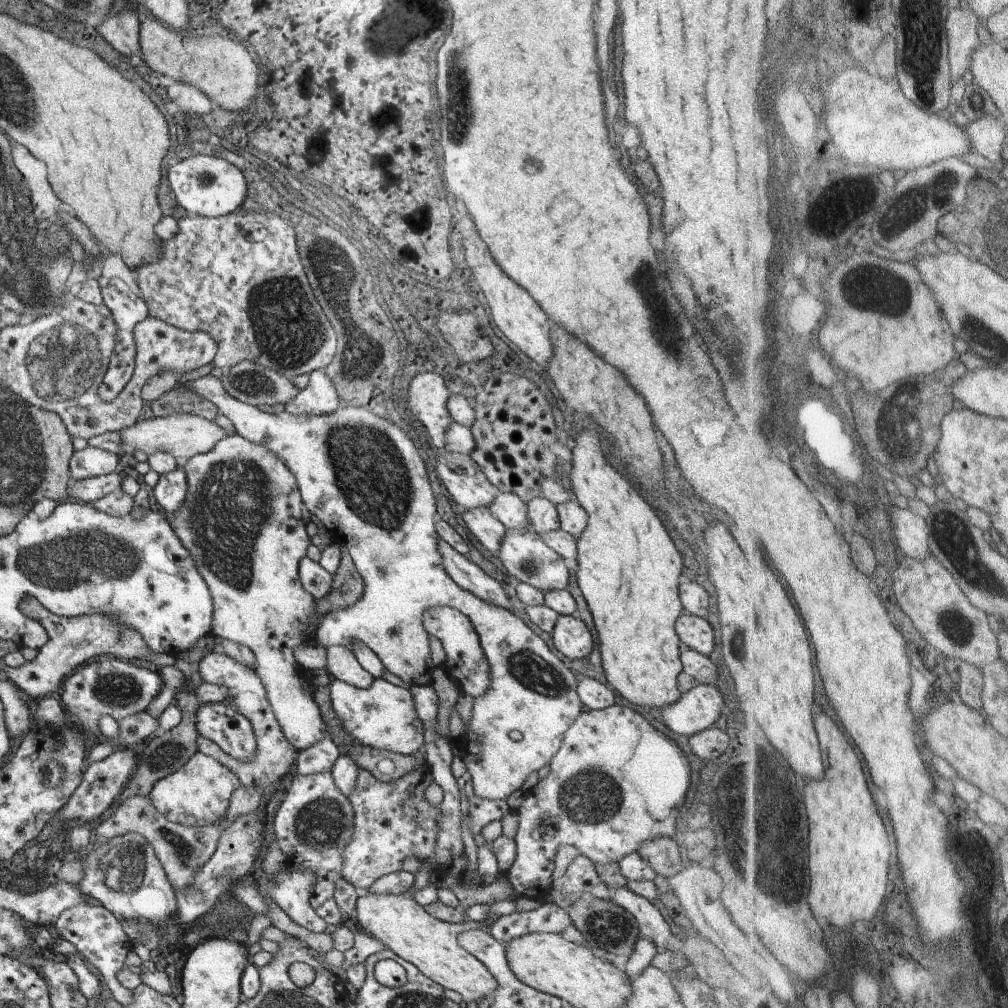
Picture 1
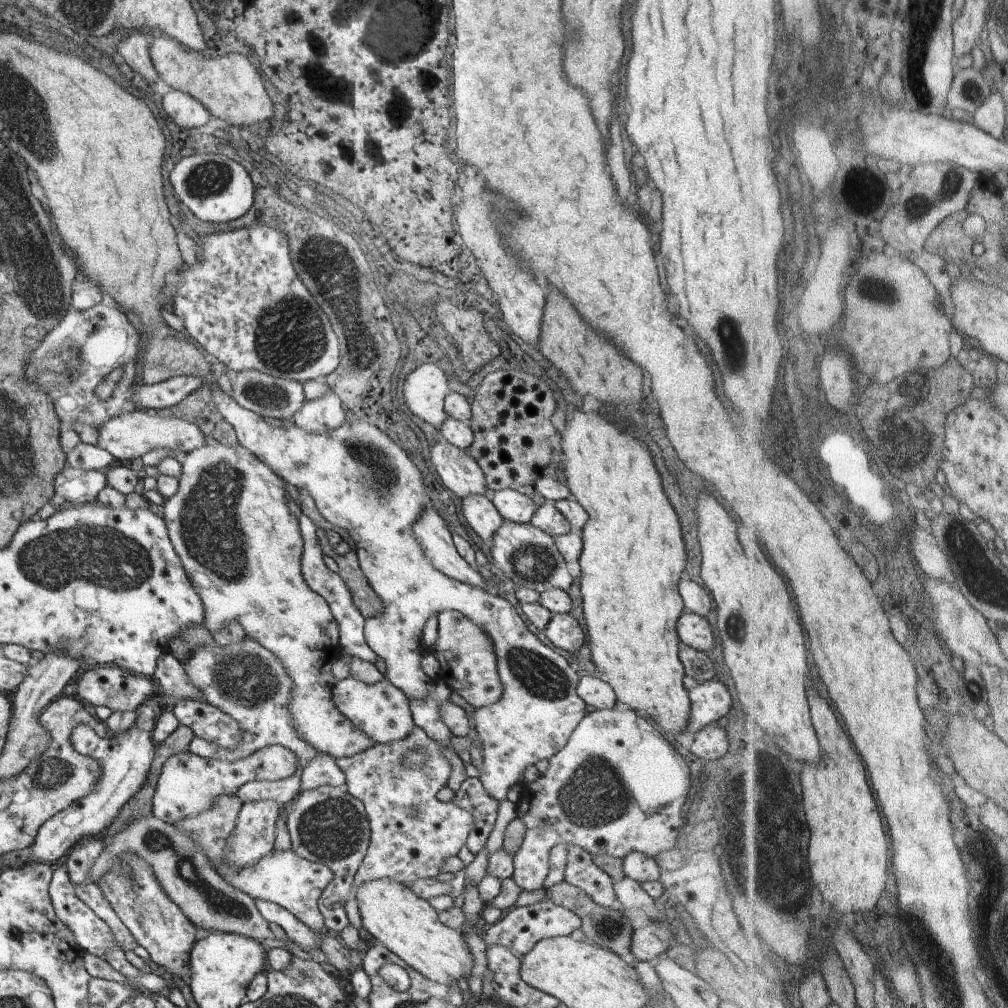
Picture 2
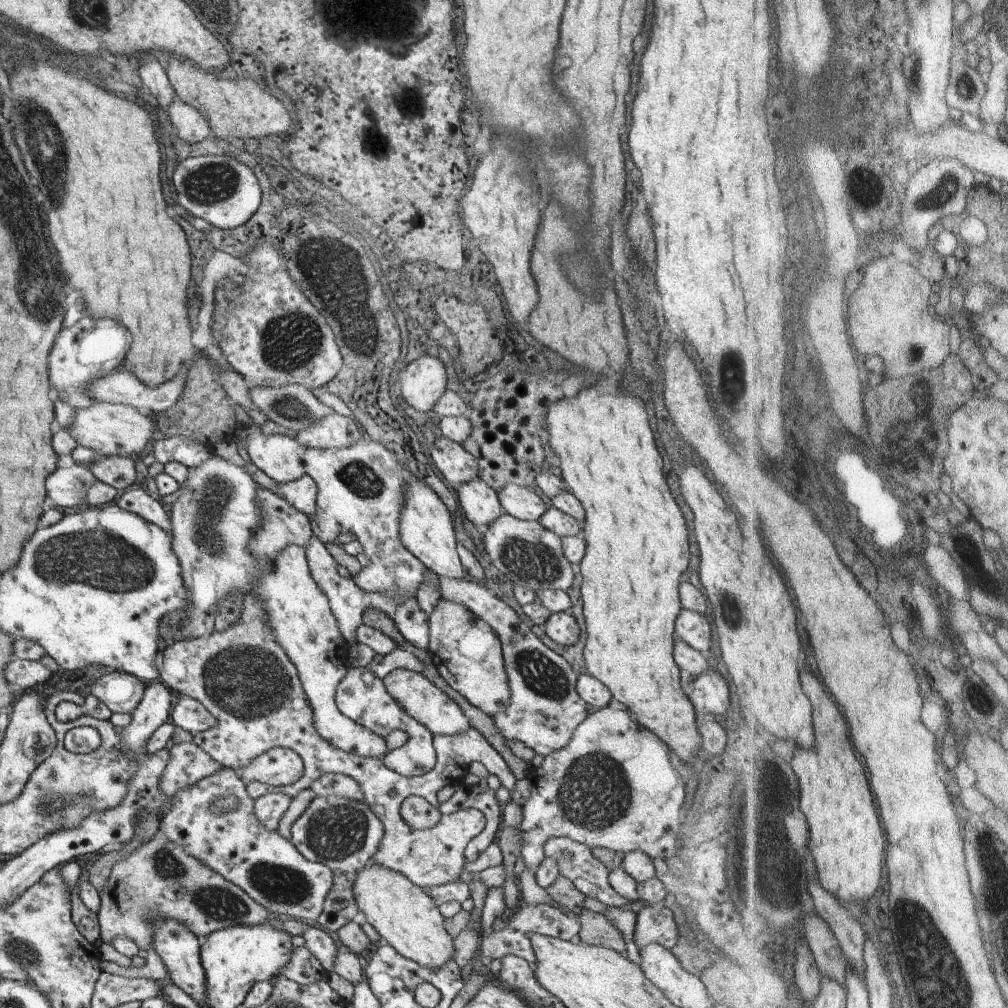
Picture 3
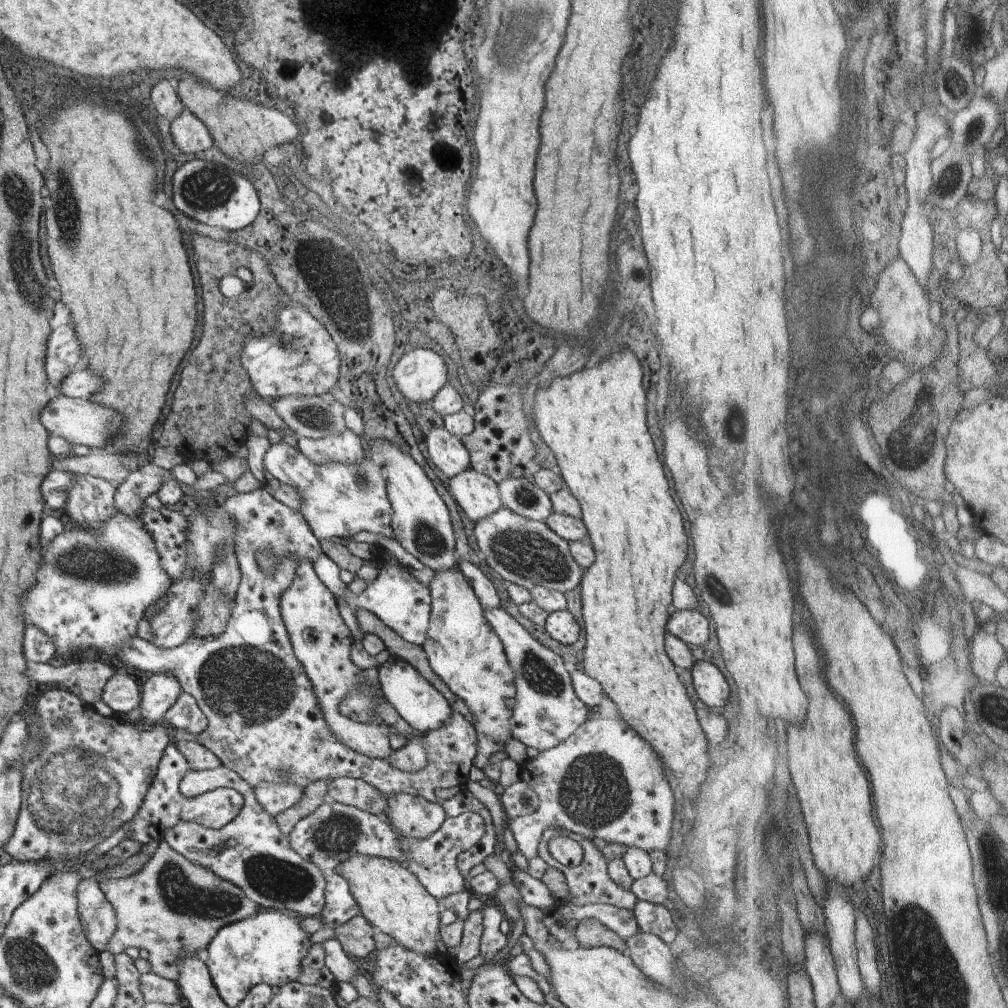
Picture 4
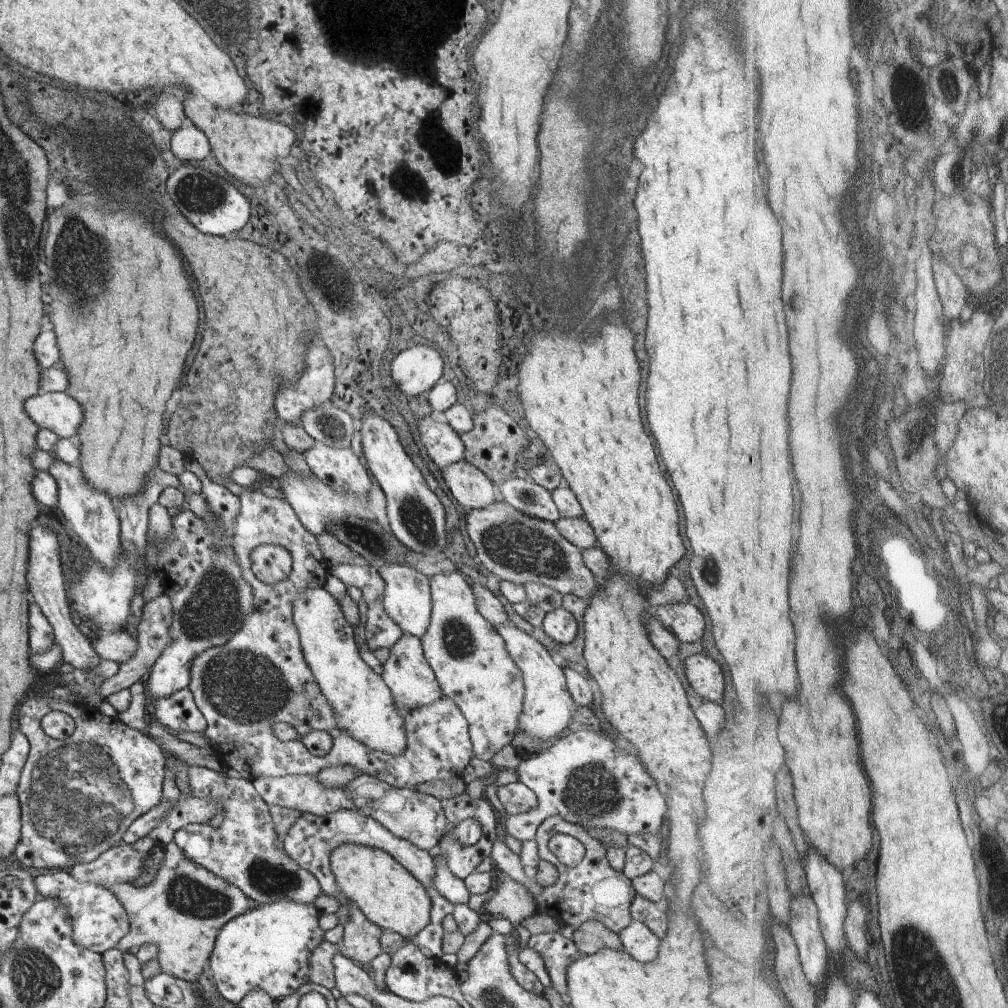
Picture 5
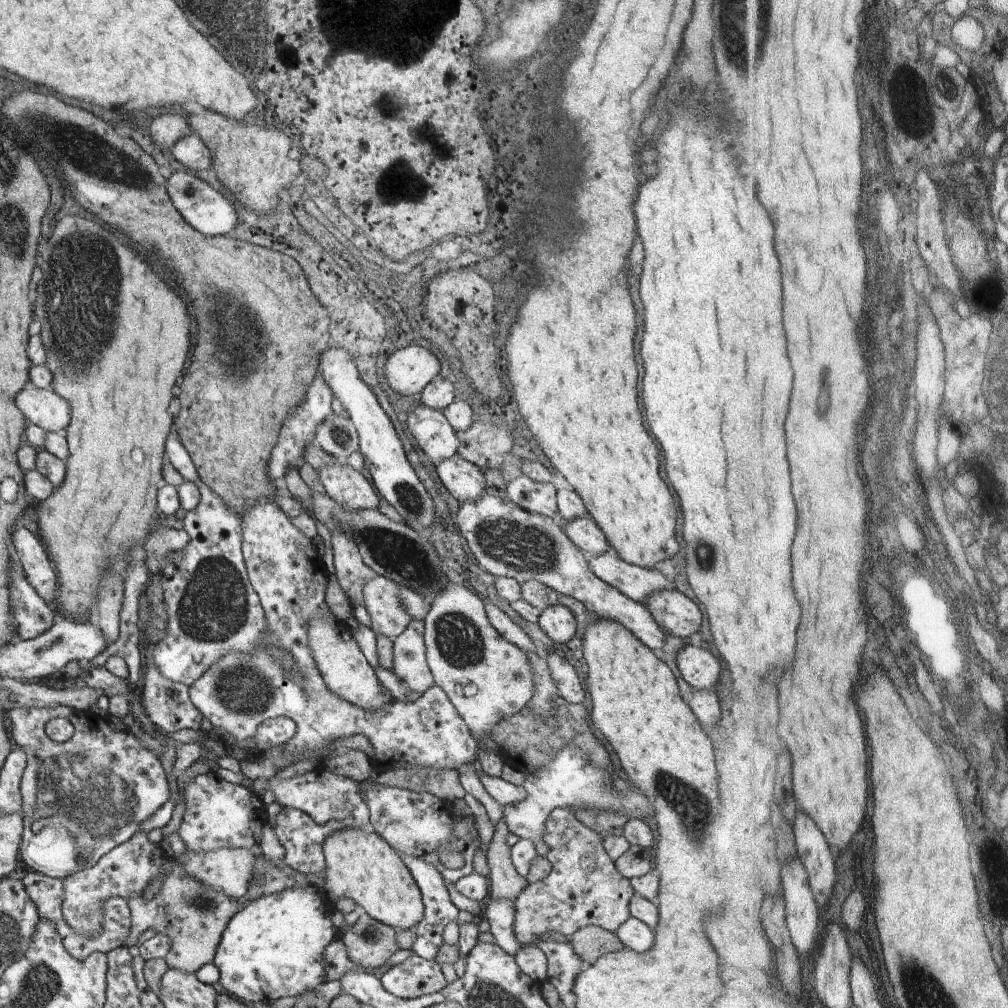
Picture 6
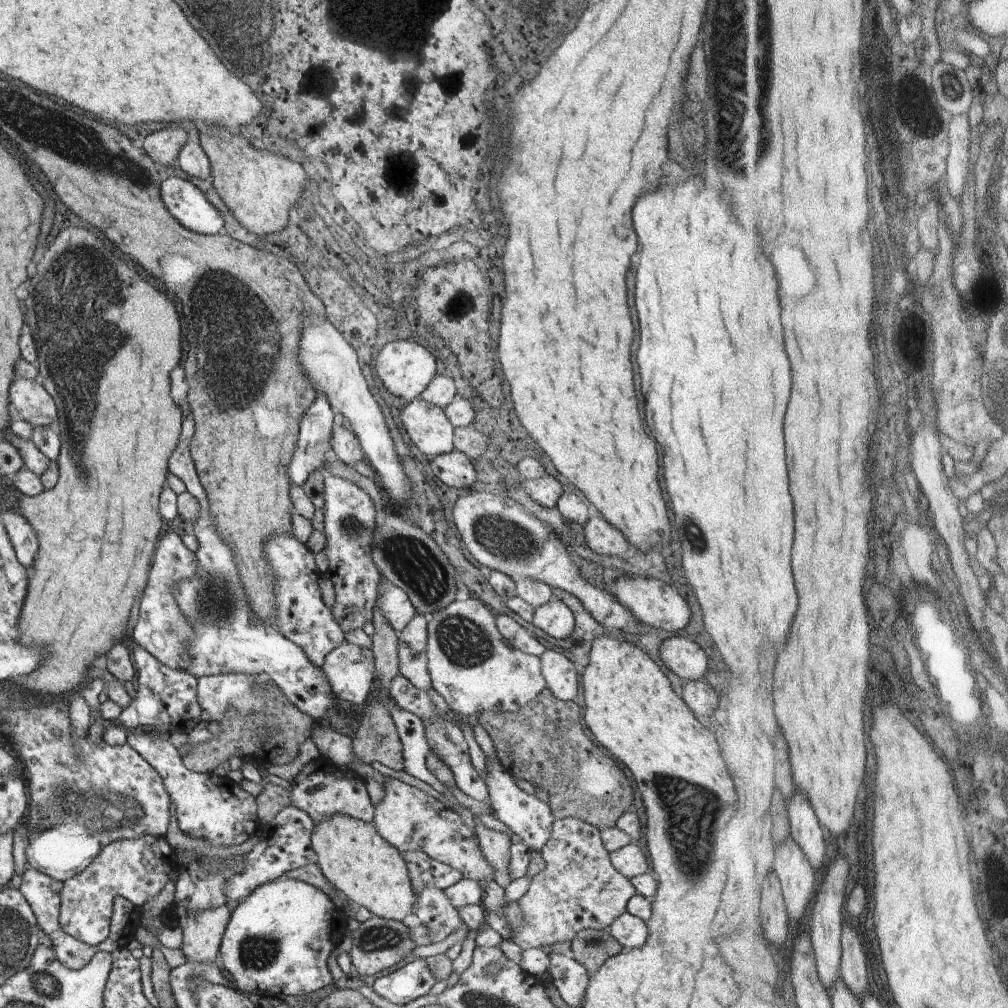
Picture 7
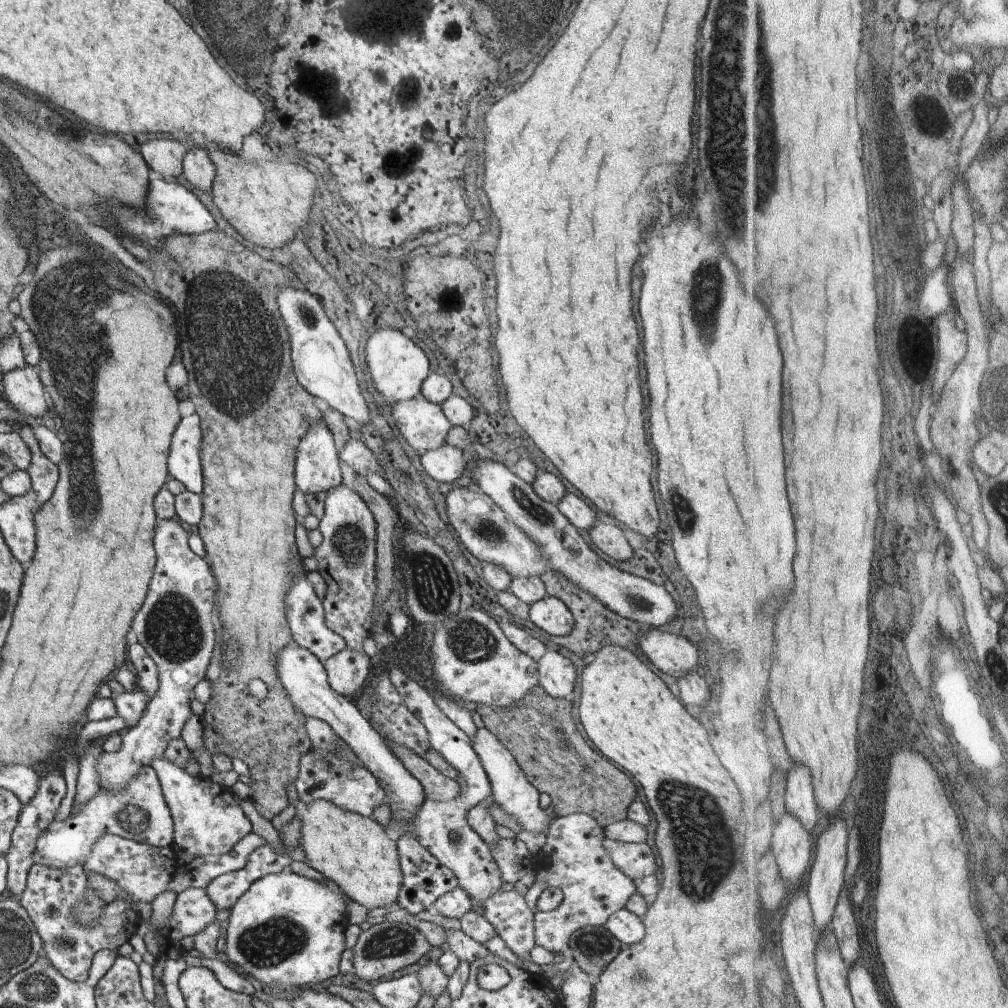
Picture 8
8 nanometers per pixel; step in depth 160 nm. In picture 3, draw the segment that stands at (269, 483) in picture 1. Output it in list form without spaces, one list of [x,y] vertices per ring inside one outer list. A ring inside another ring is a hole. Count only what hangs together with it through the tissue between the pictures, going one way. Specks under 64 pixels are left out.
[[[215,454],[205,460],[200,466],[190,468],[189,477],[180,484],[185,492],[172,506],[171,515],[171,547],[178,558],[184,588],[188,592],[188,606],[185,612],[188,621],[180,629],[180,634],[186,639],[199,638],[212,634],[215,630],[215,616],[218,605],[226,599],[228,594],[243,594],[246,598],[258,598],[264,604],[264,612],[268,614],[268,624],[272,628],[272,636],[286,652],[288,658],[298,672],[308,706],[312,710],[314,728],[318,736],[338,750],[360,757],[384,758],[388,753],[385,738],[378,736],[362,727],[354,720],[350,720],[340,713],[335,702],[338,684],[349,672],[350,646],[342,638],[336,618],[331,612],[326,594],[318,588],[310,576],[309,566],[305,556],[305,548],[288,545],[274,557],[263,559],[252,554],[247,549],[251,534],[261,525],[261,512],[255,503],[258,484],[241,467]]]

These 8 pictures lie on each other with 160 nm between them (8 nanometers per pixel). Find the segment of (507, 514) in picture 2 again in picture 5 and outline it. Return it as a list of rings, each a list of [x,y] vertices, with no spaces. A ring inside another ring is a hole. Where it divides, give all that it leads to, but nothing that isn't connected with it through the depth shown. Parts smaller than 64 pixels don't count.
[[[512,478],[500,483],[498,490],[509,505],[525,515],[553,523],[561,517],[552,493],[534,481]]]

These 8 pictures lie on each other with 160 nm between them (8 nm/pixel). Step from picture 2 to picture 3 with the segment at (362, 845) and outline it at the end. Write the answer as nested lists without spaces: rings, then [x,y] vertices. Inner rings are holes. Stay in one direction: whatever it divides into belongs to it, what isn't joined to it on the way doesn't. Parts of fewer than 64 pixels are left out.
[[[332,794],[316,796],[310,802],[308,808],[292,824],[289,842],[308,861],[324,864],[334,874],[332,889],[324,900],[323,912],[318,916],[315,925],[335,935],[342,926],[353,920],[358,912],[353,896],[353,884],[356,880],[356,874],[371,863],[376,850],[380,848],[382,836],[384,836],[382,822],[372,813],[366,802],[356,802],[356,800],[340,798],[340,796],[333,796]]]

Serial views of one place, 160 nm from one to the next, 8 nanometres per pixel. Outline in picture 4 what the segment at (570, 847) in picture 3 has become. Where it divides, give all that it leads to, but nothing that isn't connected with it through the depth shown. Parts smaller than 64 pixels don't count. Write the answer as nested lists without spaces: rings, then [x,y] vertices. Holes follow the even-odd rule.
[[[550,827],[546,829],[541,836],[538,845],[538,856],[549,866],[557,868],[562,871],[566,879],[566,884],[568,885],[568,892],[571,896],[567,904],[576,905],[589,905],[589,904],[607,904],[619,909],[628,909],[632,911],[637,903],[636,895],[631,891],[631,889],[626,890],[622,888],[619,884],[616,884],[610,878],[607,869],[606,857],[598,850],[598,847],[594,844],[593,839],[586,838],[582,835],[577,835],[576,833],[568,831],[566,828],[559,829],[558,827]],[[555,836],[569,836],[572,840],[577,840],[583,848],[584,860],[577,867],[567,867],[560,864],[557,860],[552,858],[550,851],[548,850],[548,841]]]

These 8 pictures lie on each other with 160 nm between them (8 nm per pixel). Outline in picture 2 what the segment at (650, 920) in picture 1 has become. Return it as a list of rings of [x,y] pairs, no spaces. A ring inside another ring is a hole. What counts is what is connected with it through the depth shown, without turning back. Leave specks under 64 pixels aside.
[[[624,877],[613,882],[617,899],[624,908],[635,908],[645,912],[650,920],[660,919],[660,913],[654,905],[654,899],[641,887],[641,883]]]

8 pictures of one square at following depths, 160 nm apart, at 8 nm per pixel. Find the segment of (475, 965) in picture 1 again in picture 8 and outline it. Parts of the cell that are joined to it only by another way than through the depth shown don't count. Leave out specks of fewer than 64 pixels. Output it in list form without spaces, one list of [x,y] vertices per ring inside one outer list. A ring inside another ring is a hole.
[[[316,799],[310,804],[298,801],[295,804],[295,818],[301,821],[300,843],[305,852],[305,860],[314,870],[322,872],[326,880],[342,890],[348,899],[365,906],[369,911],[384,906],[395,908],[403,881],[397,844],[385,832],[385,827],[374,818],[347,811],[332,801]]]

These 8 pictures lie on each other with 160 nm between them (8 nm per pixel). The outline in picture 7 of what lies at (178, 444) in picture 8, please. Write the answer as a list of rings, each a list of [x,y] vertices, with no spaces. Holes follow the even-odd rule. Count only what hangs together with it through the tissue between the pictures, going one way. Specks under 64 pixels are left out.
[[[188,415],[181,424],[179,441],[175,451],[170,455],[168,468],[174,476],[184,482],[192,496],[199,500],[202,510],[194,522],[195,536],[199,540],[199,548],[195,553],[199,562],[196,576],[192,580],[177,583],[175,588],[177,603],[184,616],[193,622],[195,630],[195,636],[187,647],[189,664],[184,670],[197,679],[226,673],[265,673],[274,680],[297,712],[306,713],[316,722],[330,724],[332,728],[353,740],[357,724],[349,711],[339,709],[339,700],[334,696],[322,668],[310,662],[306,653],[280,633],[274,625],[260,621],[247,603],[247,596],[233,559],[234,554],[227,542],[216,532],[209,513],[207,494],[193,463],[189,446],[194,433],[195,420]]]

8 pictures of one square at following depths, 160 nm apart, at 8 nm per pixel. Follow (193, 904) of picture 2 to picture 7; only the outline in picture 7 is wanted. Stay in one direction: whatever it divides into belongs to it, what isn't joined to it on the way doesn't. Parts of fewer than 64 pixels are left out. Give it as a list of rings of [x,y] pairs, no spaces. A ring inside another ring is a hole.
[[[224,905],[204,911],[177,909],[176,918],[183,932],[180,949],[188,961],[215,962],[230,915],[230,910]]]

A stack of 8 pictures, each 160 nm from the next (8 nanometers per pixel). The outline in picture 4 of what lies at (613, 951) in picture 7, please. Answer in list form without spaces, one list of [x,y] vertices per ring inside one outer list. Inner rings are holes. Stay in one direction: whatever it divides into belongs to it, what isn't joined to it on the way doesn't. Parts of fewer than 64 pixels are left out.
[[[584,919],[579,922],[574,936],[580,946],[587,949],[590,947],[610,947],[623,953],[628,951],[626,941],[596,919]]]

